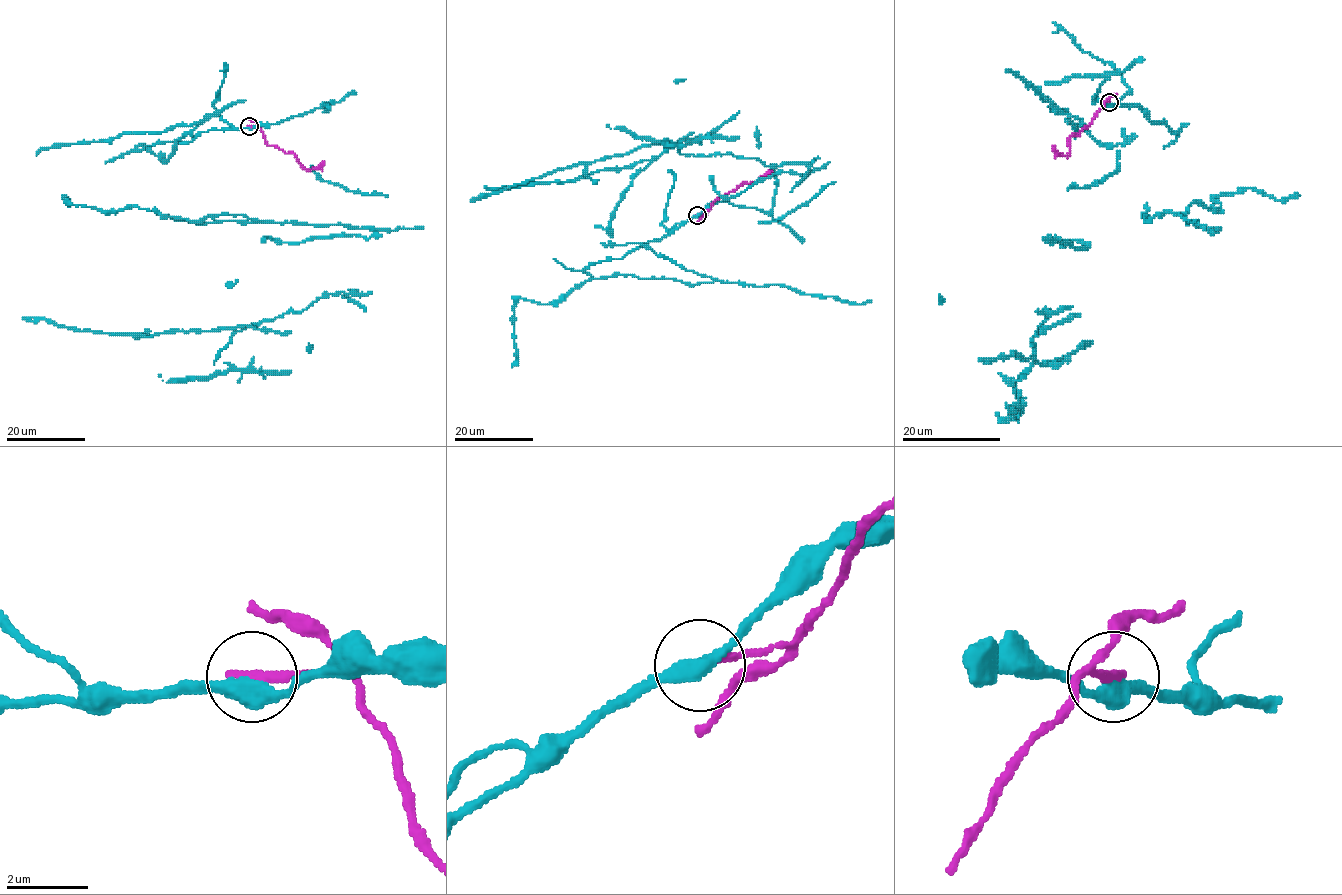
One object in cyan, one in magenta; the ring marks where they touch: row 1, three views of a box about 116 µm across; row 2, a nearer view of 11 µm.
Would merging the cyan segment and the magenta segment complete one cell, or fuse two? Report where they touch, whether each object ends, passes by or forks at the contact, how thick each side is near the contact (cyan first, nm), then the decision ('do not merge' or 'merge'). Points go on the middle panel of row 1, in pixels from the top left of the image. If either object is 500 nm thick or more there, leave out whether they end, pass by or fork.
place (697, 215); cyan passes by; magenta ends; calibres 400 and 200 nm; do not merge

